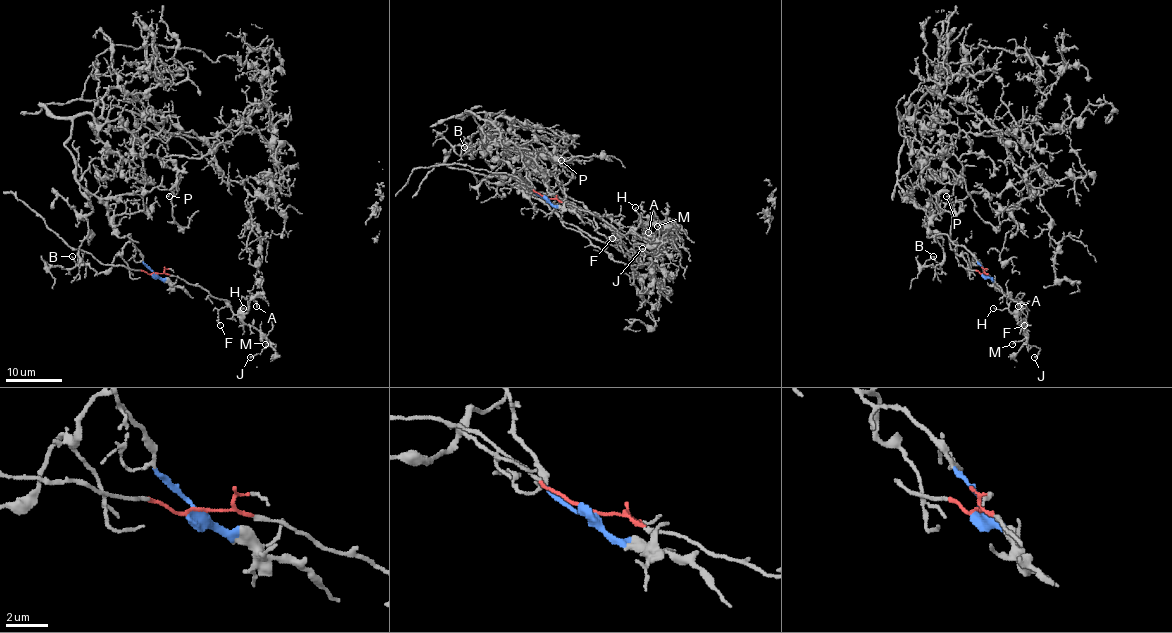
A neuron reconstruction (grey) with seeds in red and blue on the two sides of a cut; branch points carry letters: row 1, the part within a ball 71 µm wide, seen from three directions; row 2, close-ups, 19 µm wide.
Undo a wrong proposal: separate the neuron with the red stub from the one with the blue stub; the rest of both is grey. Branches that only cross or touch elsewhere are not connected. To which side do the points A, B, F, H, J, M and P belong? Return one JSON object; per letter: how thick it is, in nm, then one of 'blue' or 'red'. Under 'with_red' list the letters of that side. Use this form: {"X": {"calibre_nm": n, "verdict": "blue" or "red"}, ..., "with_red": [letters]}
{"A": {"calibre_nm": 120, "verdict": "red"}, "B": {"calibre_nm": 120, "verdict": "blue"}, "F": {"calibre_nm": 120, "verdict": "red"}, "H": {"calibre_nm": 110, "verdict": "red"}, "J": {"calibre_nm": 140, "verdict": "red"}, "M": {"calibre_nm": 100, "verdict": "red"}, "P": {"calibre_nm": 110, "verdict": "blue"}, "with_red": ["A", "F", "H", "J", "M"]}

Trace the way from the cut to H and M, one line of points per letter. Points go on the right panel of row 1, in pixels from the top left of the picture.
H: (983, 273), (1007, 297), (1016, 300), (1021, 312), (1013, 314), (1007, 308), (993, 308)
M: (983, 273), (1007, 297), (1018, 302), (1021, 309), (1018, 321), (1025, 328), (1025, 336), (1011, 343)

